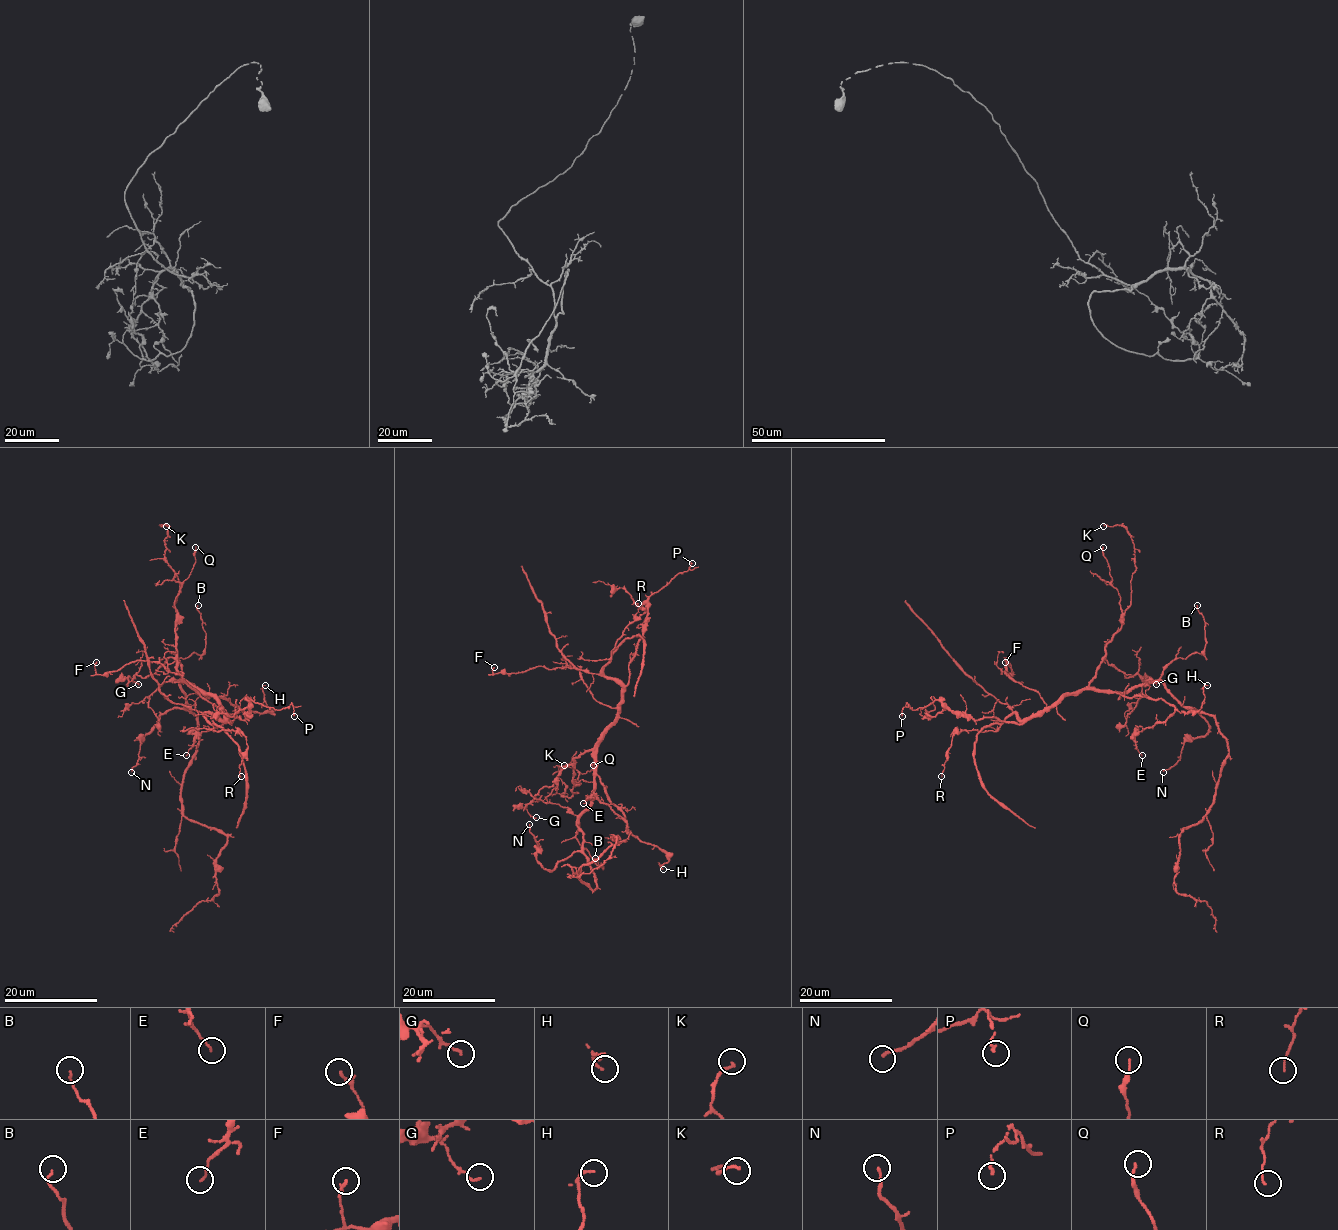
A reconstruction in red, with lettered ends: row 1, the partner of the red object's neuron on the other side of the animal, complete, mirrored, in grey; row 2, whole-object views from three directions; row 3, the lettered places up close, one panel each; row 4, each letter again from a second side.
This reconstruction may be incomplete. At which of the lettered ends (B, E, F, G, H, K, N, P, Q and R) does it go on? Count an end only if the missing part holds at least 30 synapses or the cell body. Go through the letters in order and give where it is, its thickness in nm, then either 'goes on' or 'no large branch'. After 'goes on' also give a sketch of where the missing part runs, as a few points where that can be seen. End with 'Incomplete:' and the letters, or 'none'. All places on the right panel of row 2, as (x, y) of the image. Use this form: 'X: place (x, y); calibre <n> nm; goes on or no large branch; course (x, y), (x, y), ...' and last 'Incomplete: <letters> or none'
B: place (1197, 605); calibre 100 nm; no large branch
E: place (1142, 755); calibre 120 nm; no large branch
F: place (1005, 662); calibre 100 nm; no large branch
G: place (1156, 684); calibre 130 nm; no large branch
H: place (1207, 685); calibre 150 nm; no large branch
K: place (1103, 526); calibre 130 nm; no large branch
N: place (1163, 772); calibre 160 nm; no large branch
P: place (902, 716); calibre 150 nm; no large branch
Q: place (1103, 547); calibre 140 nm; no large branch
R: place (941, 776); calibre 90 nm; no large branch
Incomplete: none

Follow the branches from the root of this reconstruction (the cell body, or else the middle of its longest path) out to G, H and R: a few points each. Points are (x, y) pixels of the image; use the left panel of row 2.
G: (180, 685), (179, 682), (191, 683), (198, 692), (182, 677), (172, 657), (153, 674), (128, 678), (138, 684)
H: (180, 685), (187, 682), (206, 697), (228, 698), (244, 712), (266, 712), (271, 710), (264, 699), (265, 685)
R: (180, 685), (191, 683), (219, 703), (223, 720), (206, 714), (214, 731), (233, 730), (245, 738), (241, 776)

